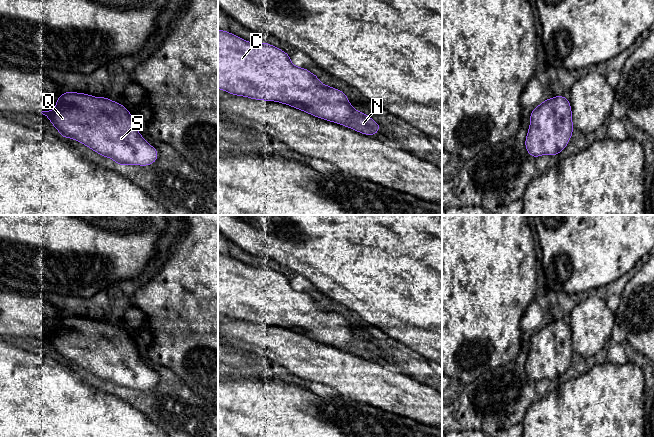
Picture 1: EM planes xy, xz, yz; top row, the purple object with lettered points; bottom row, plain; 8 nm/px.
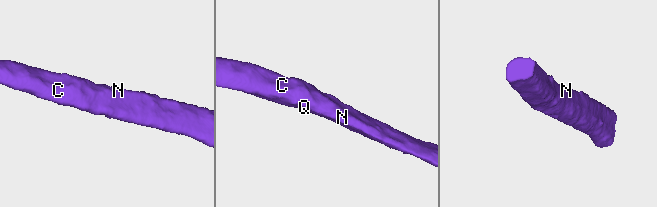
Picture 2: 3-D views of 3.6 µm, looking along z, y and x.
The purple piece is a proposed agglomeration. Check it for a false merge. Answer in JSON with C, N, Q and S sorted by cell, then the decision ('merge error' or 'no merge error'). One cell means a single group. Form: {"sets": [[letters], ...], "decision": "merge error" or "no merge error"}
{"sets": [["C", "N", "Q", "S"]], "decision": "no merge error"}

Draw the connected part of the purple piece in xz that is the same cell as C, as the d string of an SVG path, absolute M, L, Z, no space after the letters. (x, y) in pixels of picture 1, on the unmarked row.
M218 253L218 313L231 319L289 329L328 346L373 360L380 348L369 339L357 335L343 315L319 305L307 292L295 290L285 275L266 266L246 265L228 255Z

